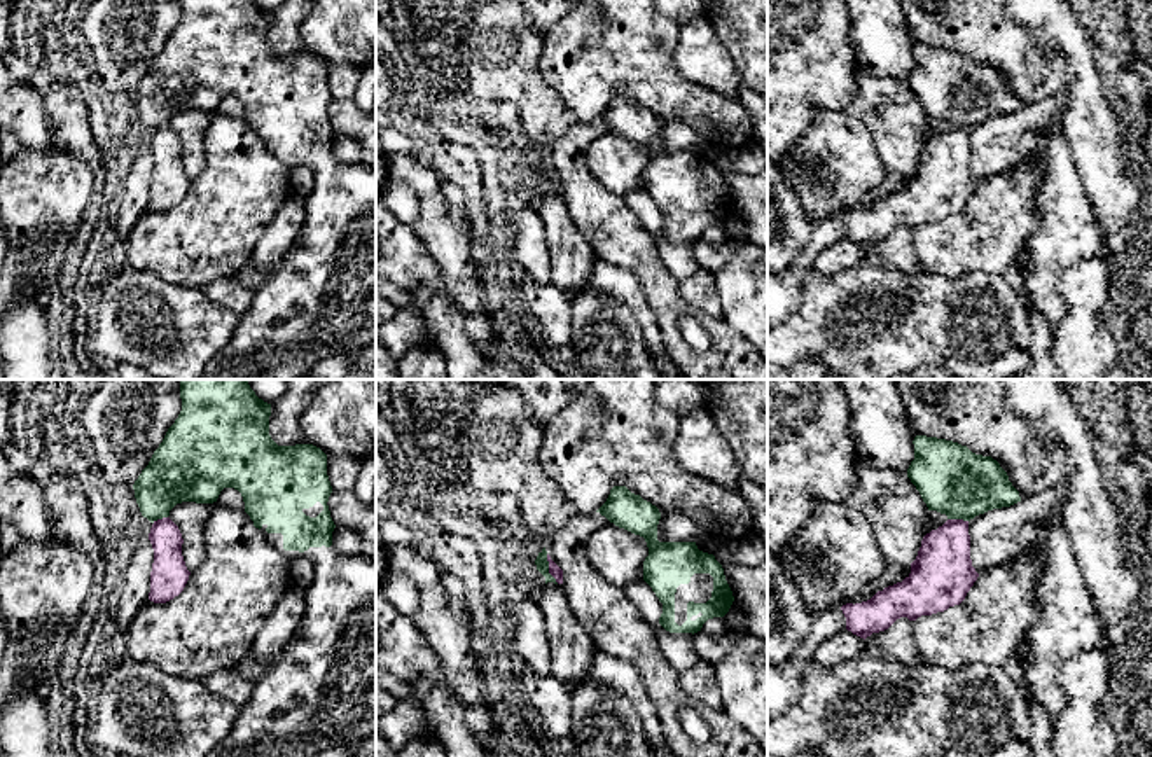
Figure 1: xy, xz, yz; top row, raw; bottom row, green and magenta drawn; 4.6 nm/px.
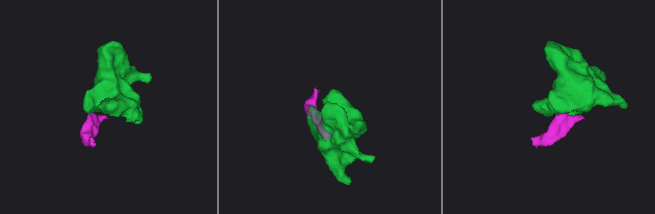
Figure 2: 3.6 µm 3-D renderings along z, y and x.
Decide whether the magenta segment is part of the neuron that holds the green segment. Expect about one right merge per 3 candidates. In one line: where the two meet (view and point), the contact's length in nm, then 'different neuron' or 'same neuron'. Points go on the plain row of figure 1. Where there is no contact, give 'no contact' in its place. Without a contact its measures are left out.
xz (548, 177) | 150 nm | different neuron

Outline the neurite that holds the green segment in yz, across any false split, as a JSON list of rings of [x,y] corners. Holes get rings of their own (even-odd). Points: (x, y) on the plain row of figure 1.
[[[916,44],[907,86],[928,119],[970,129],[993,117],[1021,110],[1007,80],[991,65],[972,61],[953,49]]]

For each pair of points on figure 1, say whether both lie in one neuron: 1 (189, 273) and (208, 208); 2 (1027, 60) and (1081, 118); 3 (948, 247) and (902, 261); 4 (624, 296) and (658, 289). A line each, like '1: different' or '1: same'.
1: same
2: different
3: different
4: different

